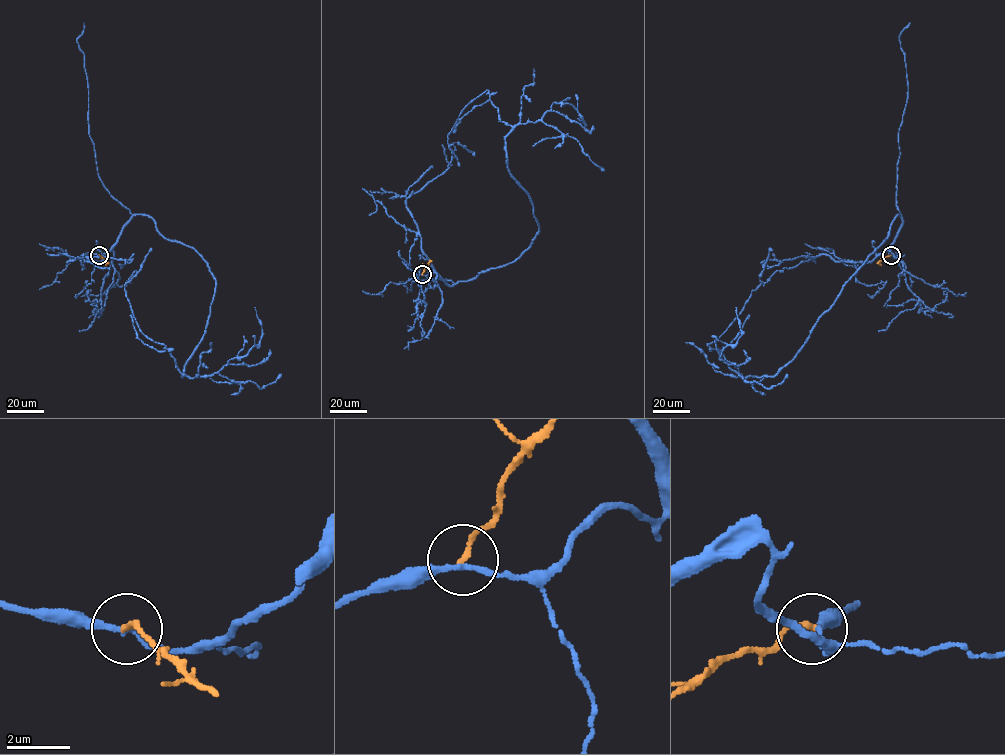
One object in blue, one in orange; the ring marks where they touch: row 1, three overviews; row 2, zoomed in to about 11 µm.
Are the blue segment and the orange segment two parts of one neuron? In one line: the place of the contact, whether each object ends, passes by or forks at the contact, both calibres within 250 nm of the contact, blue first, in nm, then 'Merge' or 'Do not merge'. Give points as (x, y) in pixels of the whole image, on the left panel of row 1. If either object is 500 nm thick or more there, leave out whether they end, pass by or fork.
Place: (99, 255). At the ring blue passes by. At the ring orange ends. Thickness 180 nm (blue) against 200 nm. Do not merge

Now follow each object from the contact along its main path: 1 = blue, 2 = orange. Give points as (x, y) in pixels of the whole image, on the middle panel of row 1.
1: (422, 274), (467, 281), (514, 261), (539, 230), (508, 168), (512, 127), (487, 89), (447, 137), (474, 155)
2: (422, 274), (429, 262)

